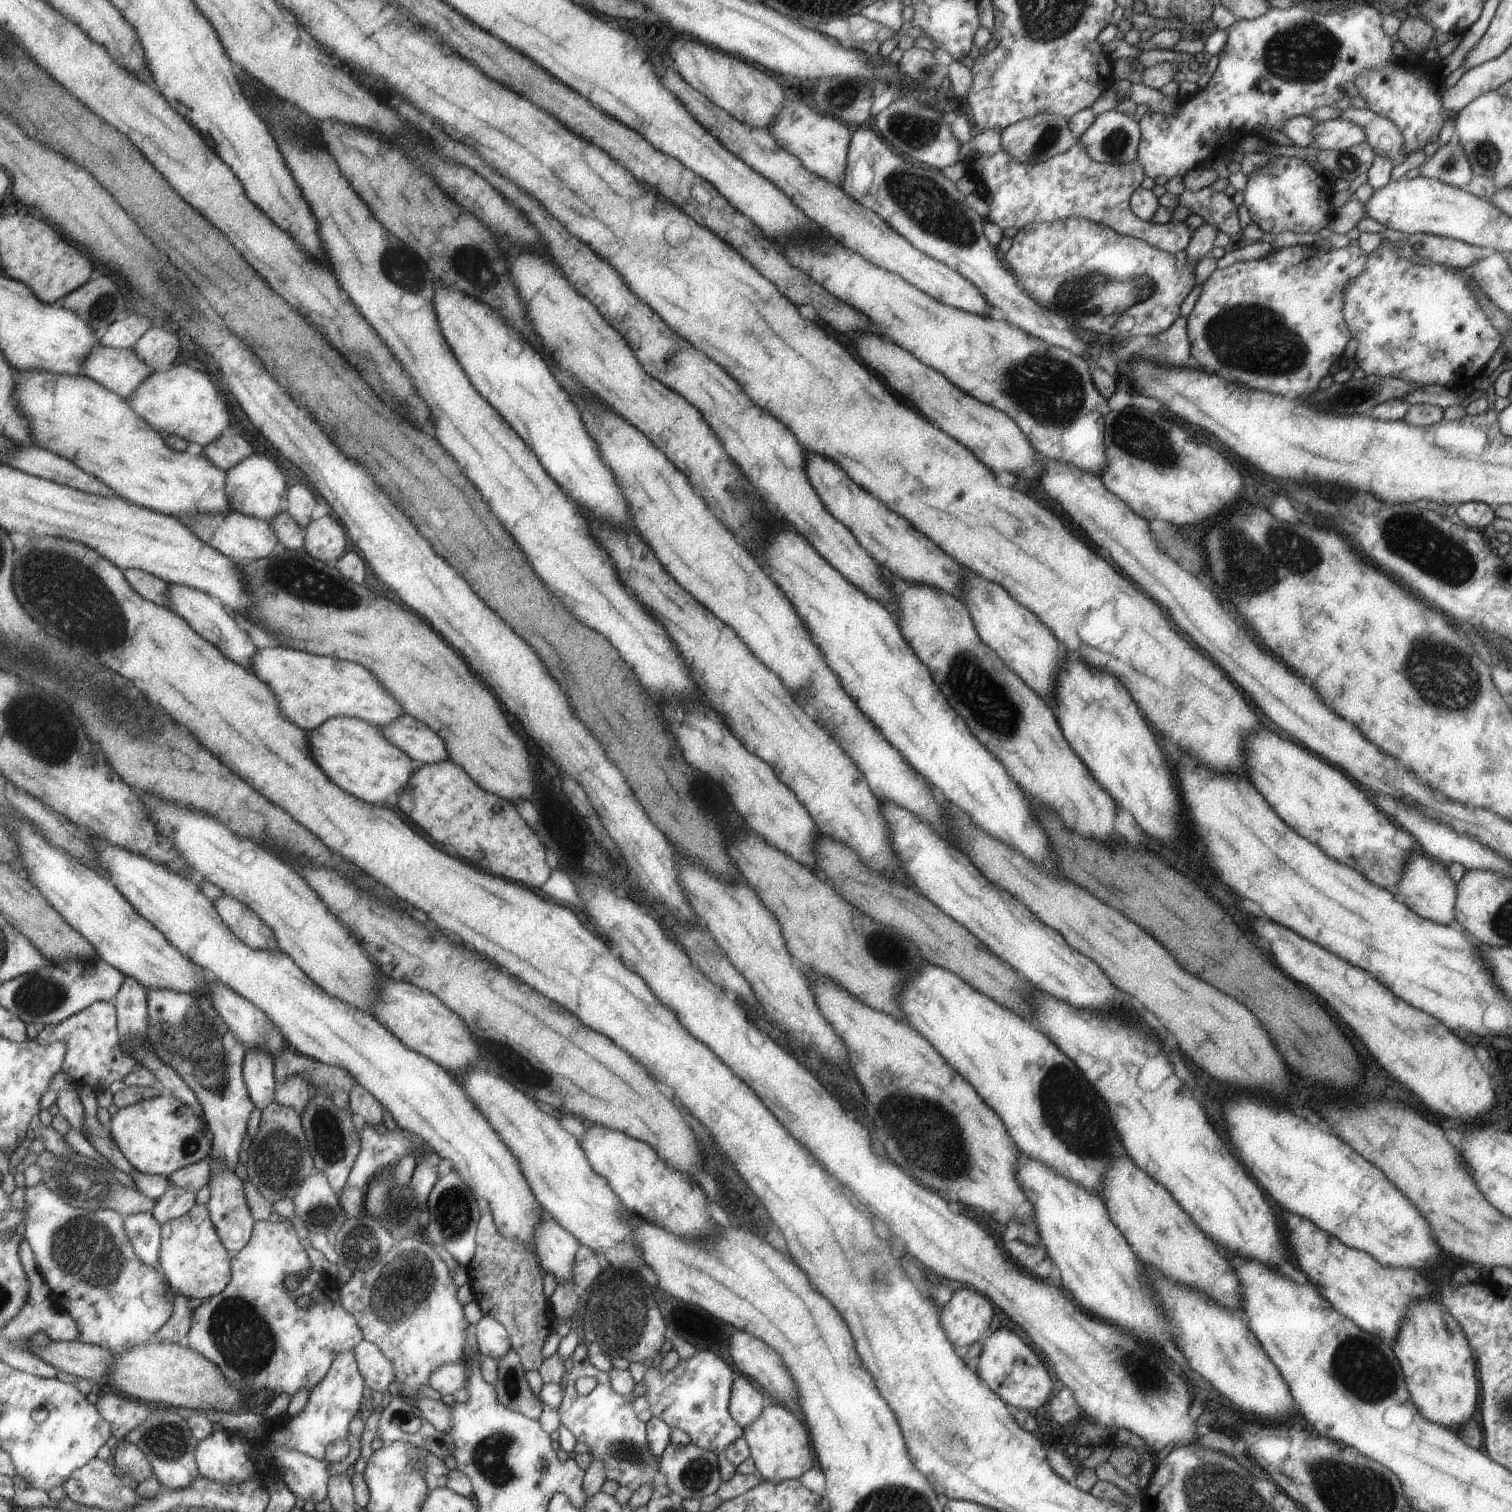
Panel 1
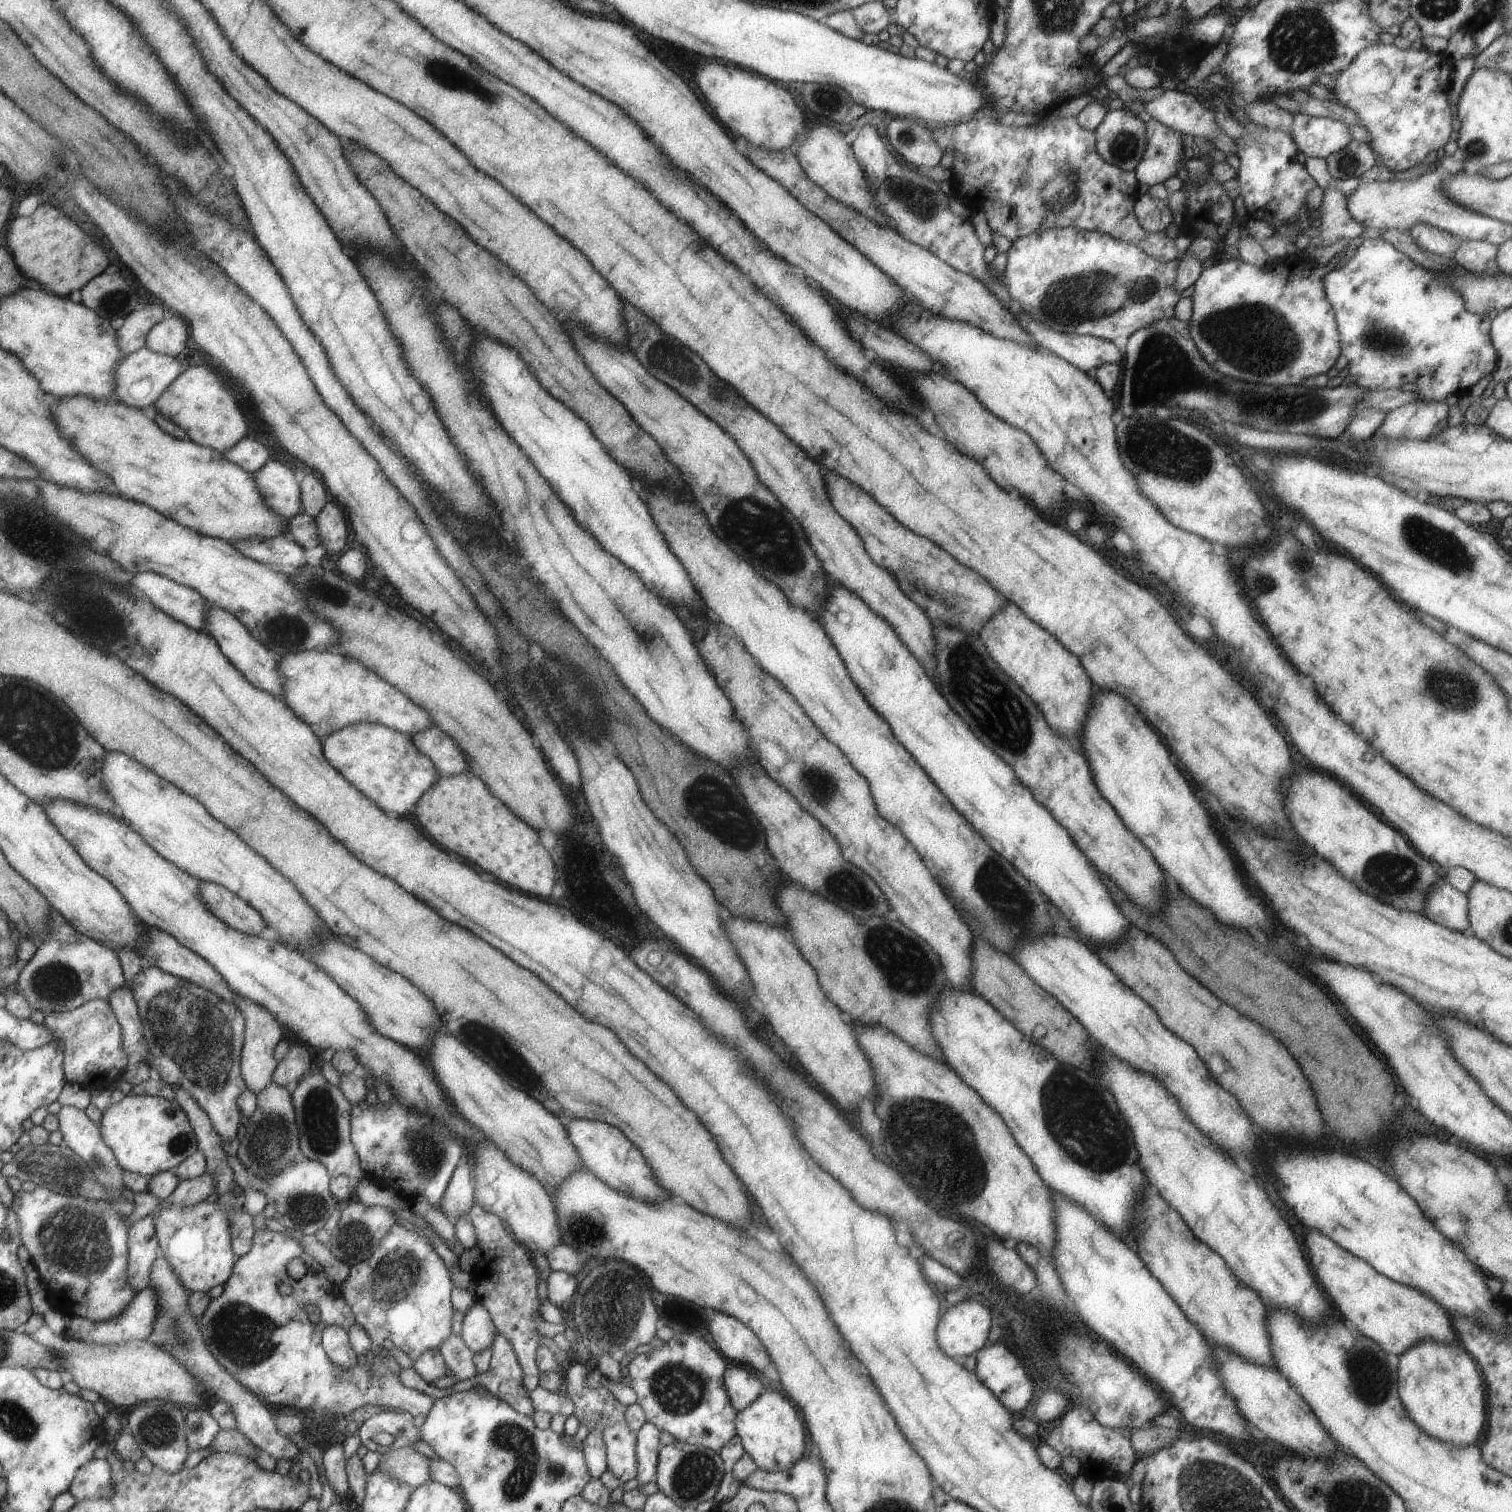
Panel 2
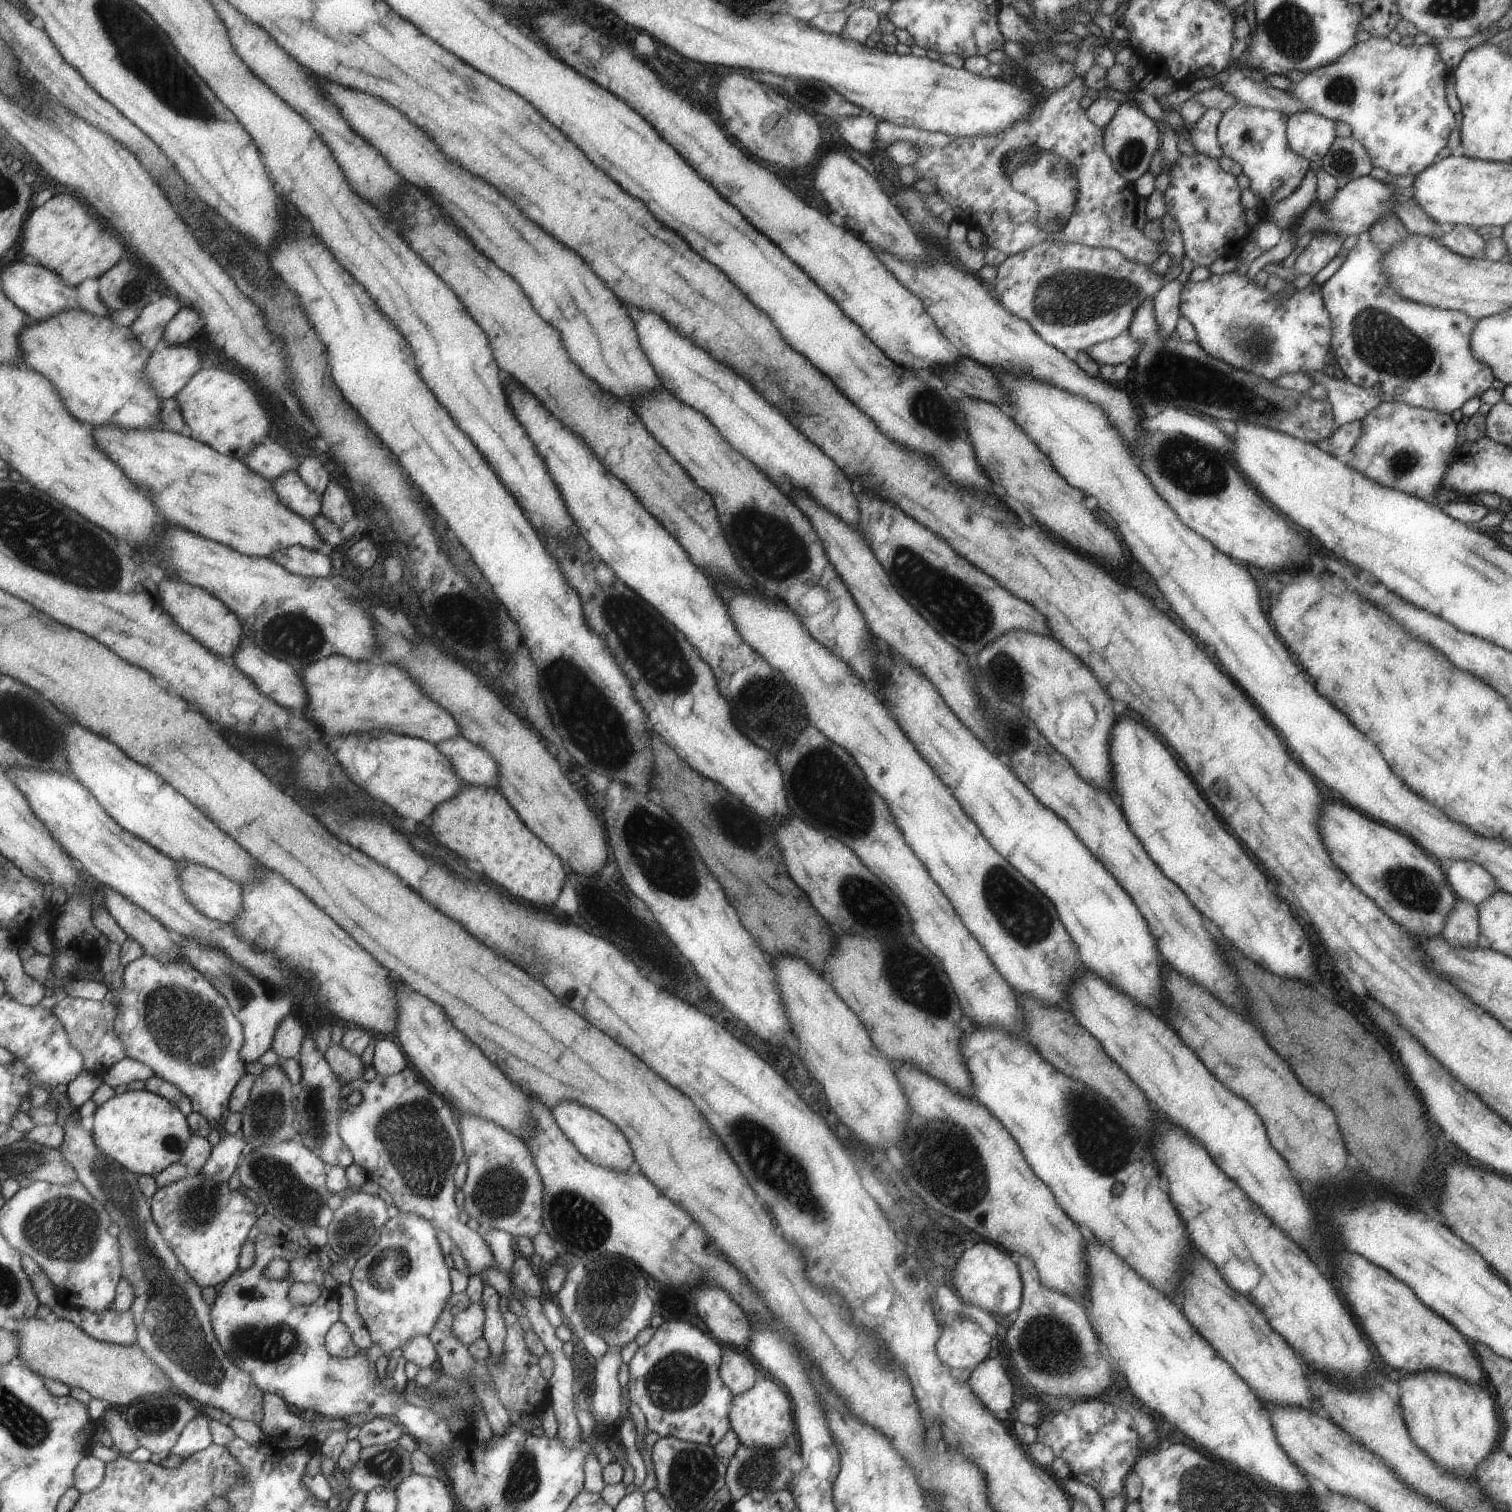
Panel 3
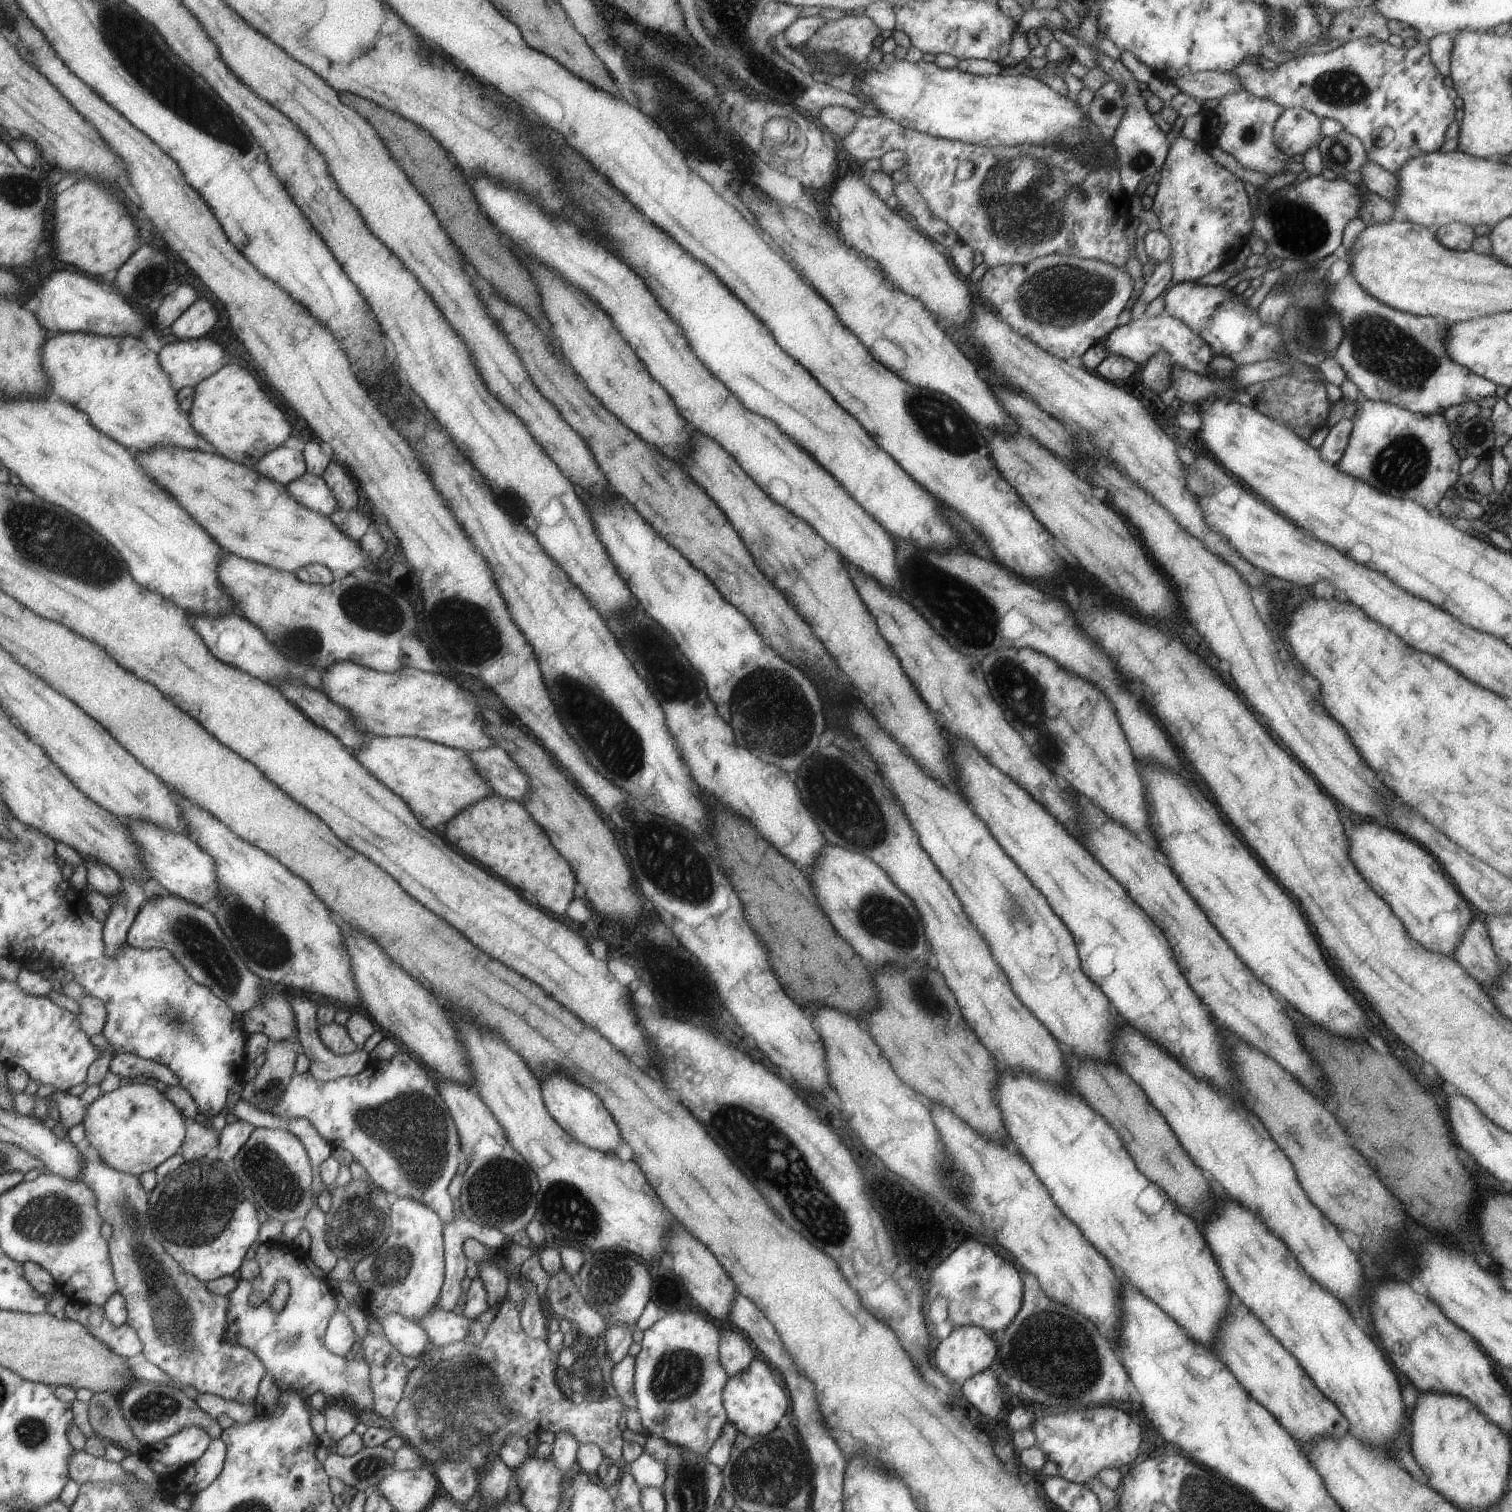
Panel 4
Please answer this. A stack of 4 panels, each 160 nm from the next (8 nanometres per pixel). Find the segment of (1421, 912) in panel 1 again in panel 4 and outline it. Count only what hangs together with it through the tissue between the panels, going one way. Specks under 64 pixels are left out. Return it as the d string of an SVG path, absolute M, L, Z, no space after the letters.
M1475 916L1462 932L1451 957L1483 987L1490 985L1504 969L1492 949L1485 922Z

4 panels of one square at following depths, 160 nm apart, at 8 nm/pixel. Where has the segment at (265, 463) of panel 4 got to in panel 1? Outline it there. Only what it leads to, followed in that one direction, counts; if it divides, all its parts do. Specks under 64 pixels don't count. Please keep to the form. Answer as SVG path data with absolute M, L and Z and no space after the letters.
M227 430L213 444L203 447L201 454L215 462L221 470L228 472L233 466L241 464L245 458L251 456L251 452L253 446L249 444L249 440L245 440L235 430Z

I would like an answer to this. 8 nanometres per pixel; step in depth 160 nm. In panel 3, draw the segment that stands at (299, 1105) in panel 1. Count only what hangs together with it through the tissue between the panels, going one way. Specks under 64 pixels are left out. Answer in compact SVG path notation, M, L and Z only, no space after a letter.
M291 1015L281 1023L272 1048L277 1051L281 1059L299 1060L305 1036L307 1036L307 1032L305 1032L305 1026L301 1024L301 1020L297 1020L295 1016Z

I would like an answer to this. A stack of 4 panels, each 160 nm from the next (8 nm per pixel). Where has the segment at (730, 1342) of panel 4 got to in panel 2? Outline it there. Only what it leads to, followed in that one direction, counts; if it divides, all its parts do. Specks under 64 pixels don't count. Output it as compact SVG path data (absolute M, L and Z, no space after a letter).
M727 1366L723 1380L729 1402L736 1414L764 1391L761 1382L745 1366Z

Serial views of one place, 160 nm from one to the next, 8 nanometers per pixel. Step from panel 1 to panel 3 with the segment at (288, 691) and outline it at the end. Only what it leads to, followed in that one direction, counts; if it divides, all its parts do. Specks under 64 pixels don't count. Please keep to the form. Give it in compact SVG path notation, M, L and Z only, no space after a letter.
M331 655L325 660L303 666L300 677L304 680L309 697L311 718L321 722L321 728L331 736L365 731L393 731L436 742L459 735L456 722L435 702L425 698L407 672L395 664L356 661L348 656Z

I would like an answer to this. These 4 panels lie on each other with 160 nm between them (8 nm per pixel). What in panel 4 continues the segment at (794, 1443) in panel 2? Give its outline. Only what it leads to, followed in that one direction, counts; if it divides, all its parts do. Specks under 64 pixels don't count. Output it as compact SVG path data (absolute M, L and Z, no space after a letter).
M761 1358L751 1361L745 1372L729 1377L722 1388L722 1405L729 1421L738 1433L746 1437L767 1434L777 1428L781 1416L787 1412L787 1394L785 1389L773 1380L772 1369Z

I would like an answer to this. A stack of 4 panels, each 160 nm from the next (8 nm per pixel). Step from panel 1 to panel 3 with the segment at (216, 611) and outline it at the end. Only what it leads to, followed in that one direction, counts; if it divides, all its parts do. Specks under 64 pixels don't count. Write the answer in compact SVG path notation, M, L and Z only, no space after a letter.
M250 639L243 640L243 644L237 647L235 662L247 676L251 676L251 680L261 688L261 692L265 692L275 702L283 704L285 708L307 708L309 697L304 680L292 664L279 660Z

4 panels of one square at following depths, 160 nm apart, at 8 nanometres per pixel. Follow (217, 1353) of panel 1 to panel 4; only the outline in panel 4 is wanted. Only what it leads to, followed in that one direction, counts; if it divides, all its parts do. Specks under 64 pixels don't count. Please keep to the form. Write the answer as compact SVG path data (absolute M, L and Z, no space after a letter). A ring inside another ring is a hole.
M278 1242L260 1245L255 1260L262 1268L261 1274L253 1280L240 1278L239 1286L232 1292L225 1339L254 1352L283 1391L295 1391L307 1398L322 1392L326 1403L344 1399L357 1411L375 1412L376 1398L369 1361L365 1356L349 1360L331 1352L326 1344L330 1320L342 1306L340 1297L331 1289L326 1272L311 1258L306 1260L296 1249L287 1249ZM279 1280L288 1283L291 1293L283 1310L275 1312L267 1298L275 1292ZM253 1292L265 1297L264 1303L258 1307L253 1307L253 1300L249 1300Z

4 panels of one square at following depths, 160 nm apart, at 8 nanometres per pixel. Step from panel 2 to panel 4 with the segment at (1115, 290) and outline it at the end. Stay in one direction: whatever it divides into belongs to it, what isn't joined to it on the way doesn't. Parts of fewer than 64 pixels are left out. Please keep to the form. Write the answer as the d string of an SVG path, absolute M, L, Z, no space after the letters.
M1051 253L1045 256L1037 256L1033 260L1027 261L1025 264L1018 265L999 265L987 268L980 282L977 283L976 289L981 298L985 298L995 310L996 315L1004 320L1018 335L1024 336L1032 340L1039 348L1049 352L1050 355L1059 357L1060 359L1076 362L1080 356L1088 349L1095 345L1100 339L1103 339L1115 327L1117 327L1117 316L1125 308L1127 300L1131 296L1133 281L1127 273L1125 267L1117 268L1114 264L1096 258L1081 258L1079 255L1066 255L1059 253Z

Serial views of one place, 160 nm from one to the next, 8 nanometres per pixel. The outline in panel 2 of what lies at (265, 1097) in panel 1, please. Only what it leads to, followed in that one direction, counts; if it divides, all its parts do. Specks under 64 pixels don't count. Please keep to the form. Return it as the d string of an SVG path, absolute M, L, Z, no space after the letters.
M236 993L236 1006L241 1009L246 1018L246 1043L242 1056L242 1073L248 1088L259 1095L274 1081L274 1074L280 1063L276 1057L276 1048L285 1038L285 1028L266 1008L238 993Z

